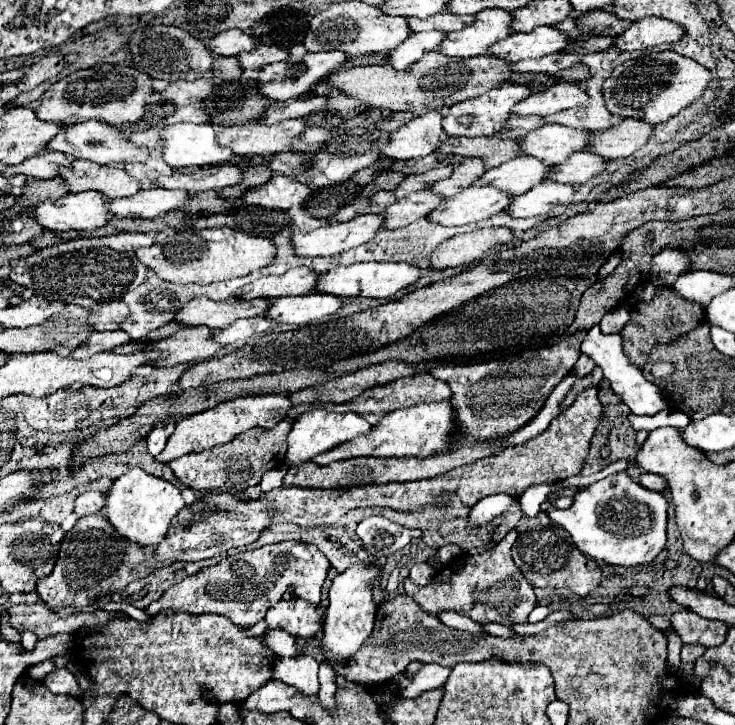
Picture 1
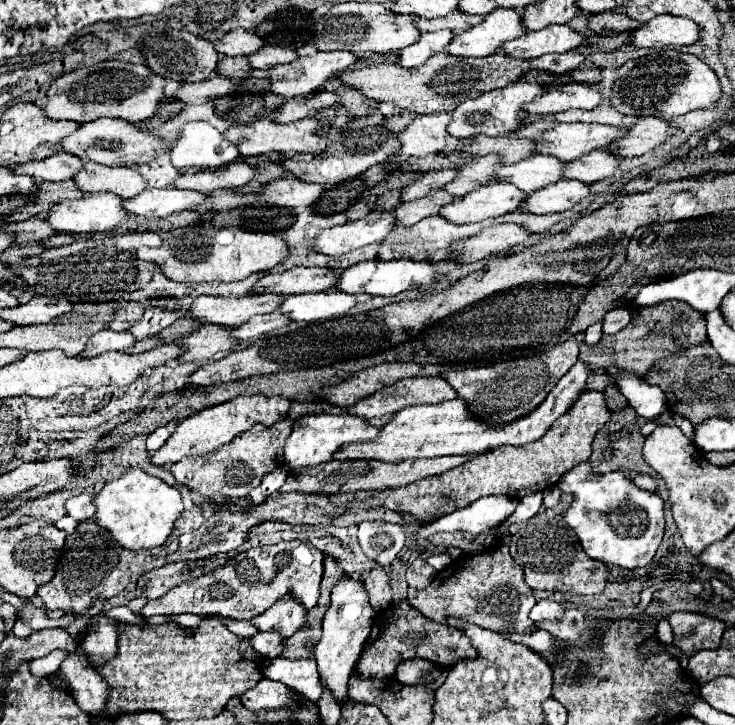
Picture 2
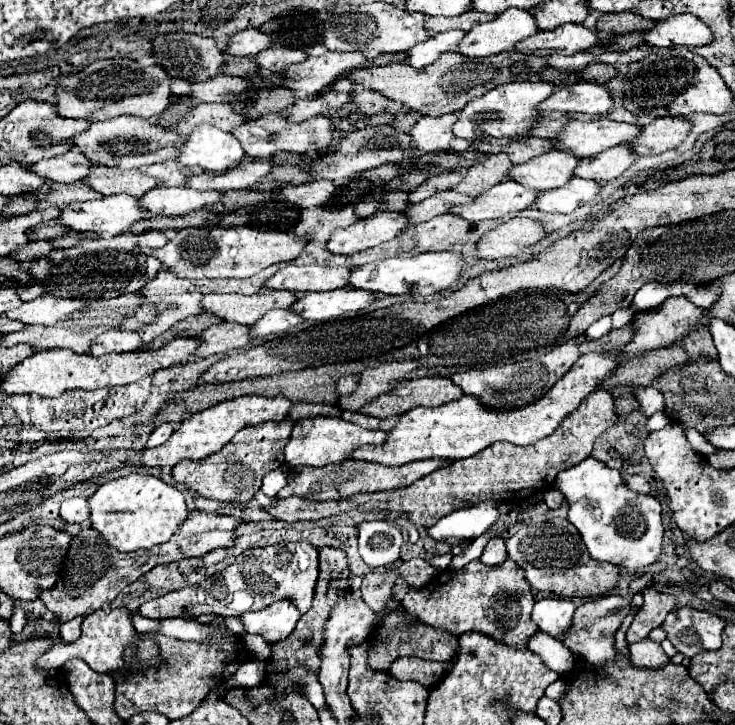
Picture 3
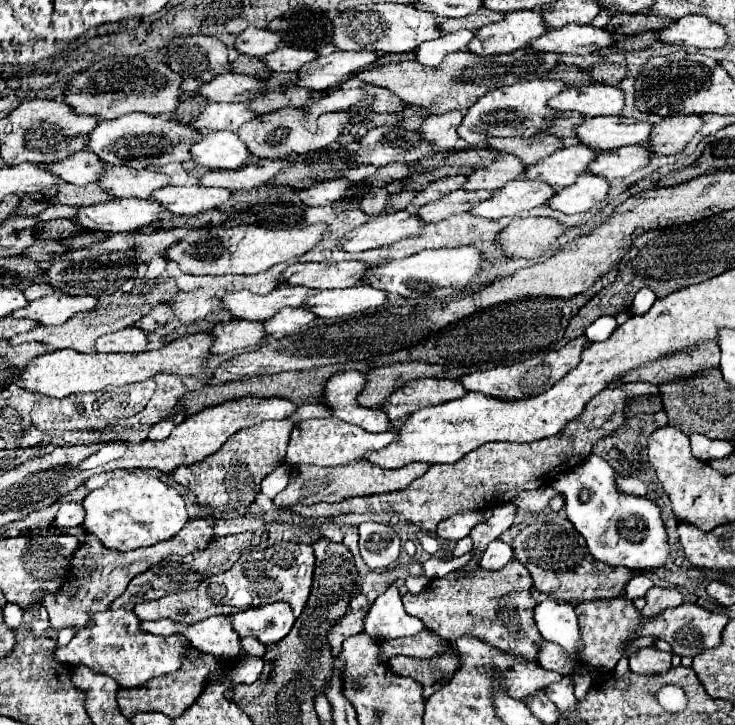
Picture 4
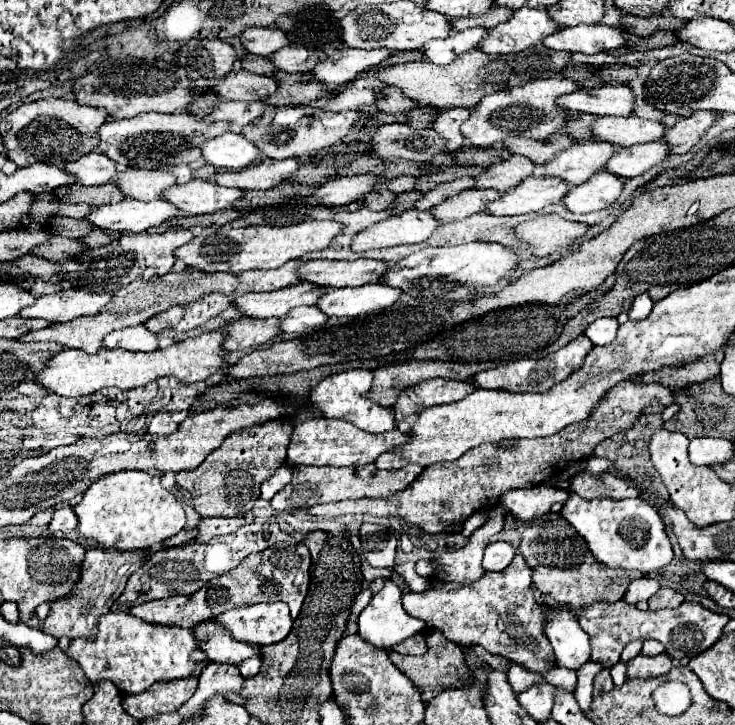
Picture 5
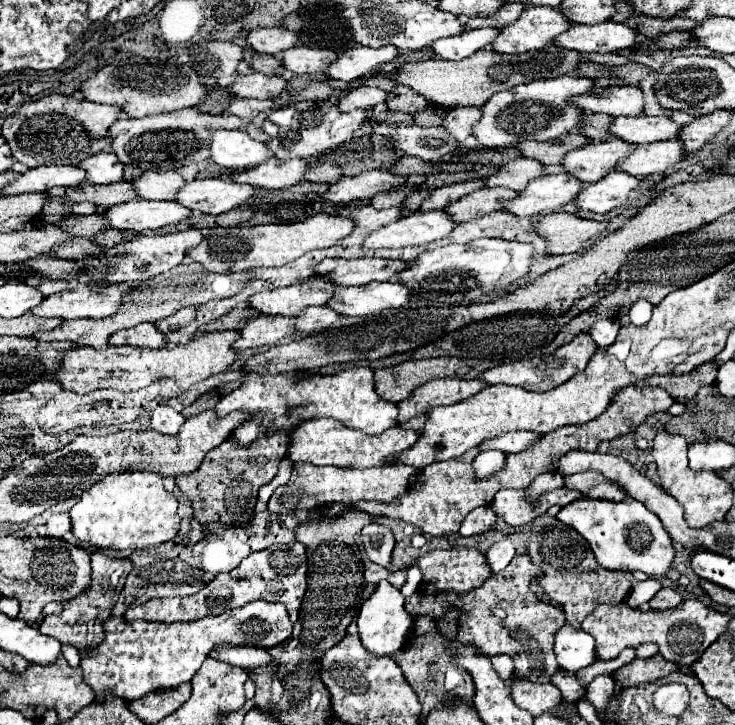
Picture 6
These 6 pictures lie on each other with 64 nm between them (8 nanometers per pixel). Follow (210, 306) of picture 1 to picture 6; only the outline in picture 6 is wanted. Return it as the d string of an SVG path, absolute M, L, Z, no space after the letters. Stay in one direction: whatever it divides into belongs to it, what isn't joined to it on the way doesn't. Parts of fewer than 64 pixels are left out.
M308 278L286 288L274 288L258 292L250 298L250 306L262 314L298 316L308 306L324 306L336 292L336 284L322 278Z

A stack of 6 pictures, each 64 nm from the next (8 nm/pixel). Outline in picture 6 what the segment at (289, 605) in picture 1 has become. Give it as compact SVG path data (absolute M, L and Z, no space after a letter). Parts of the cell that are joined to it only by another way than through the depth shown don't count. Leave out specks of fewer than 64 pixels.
M264 600L250 602L242 608L224 612L220 616L206 616L192 622L124 622L124 618L110 618L104 622L106 638L92 652L82 652L80 668L84 682L94 690L96 702L102 704L106 692L132 702L156 690L170 690L190 682L202 662L220 644L274 648L292 634L292 622L284 604L270 604Z

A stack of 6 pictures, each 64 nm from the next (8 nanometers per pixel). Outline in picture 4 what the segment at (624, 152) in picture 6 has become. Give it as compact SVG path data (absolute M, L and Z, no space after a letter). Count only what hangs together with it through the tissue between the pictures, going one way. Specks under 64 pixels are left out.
M584 144L562 148L552 156L542 158L538 164L528 166L526 178L544 180L558 188L570 186L572 182L576 182L578 176L588 172L588 164L592 164L598 154L600 152L596 152L596 148L588 148Z

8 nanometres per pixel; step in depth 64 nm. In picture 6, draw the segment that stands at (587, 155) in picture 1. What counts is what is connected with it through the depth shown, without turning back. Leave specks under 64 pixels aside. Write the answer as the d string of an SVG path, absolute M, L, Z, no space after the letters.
M680 140L640 144L628 158L620 162L620 170L632 176L650 176L654 172L666 172L666 168L684 162L686 158L688 152Z

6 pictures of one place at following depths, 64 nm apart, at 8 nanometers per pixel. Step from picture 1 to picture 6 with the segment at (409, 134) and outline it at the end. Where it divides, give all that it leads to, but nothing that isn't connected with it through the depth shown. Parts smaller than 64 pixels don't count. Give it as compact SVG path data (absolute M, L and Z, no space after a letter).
M452 108L450 114L444 118L444 128L458 140L466 140L472 134L472 124L480 120L480 108Z

